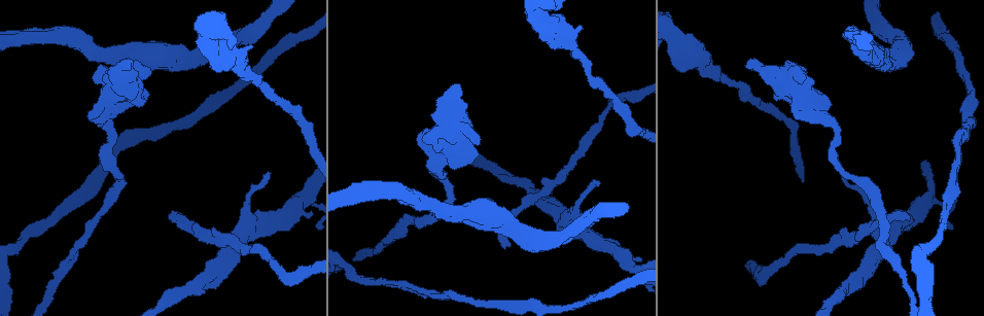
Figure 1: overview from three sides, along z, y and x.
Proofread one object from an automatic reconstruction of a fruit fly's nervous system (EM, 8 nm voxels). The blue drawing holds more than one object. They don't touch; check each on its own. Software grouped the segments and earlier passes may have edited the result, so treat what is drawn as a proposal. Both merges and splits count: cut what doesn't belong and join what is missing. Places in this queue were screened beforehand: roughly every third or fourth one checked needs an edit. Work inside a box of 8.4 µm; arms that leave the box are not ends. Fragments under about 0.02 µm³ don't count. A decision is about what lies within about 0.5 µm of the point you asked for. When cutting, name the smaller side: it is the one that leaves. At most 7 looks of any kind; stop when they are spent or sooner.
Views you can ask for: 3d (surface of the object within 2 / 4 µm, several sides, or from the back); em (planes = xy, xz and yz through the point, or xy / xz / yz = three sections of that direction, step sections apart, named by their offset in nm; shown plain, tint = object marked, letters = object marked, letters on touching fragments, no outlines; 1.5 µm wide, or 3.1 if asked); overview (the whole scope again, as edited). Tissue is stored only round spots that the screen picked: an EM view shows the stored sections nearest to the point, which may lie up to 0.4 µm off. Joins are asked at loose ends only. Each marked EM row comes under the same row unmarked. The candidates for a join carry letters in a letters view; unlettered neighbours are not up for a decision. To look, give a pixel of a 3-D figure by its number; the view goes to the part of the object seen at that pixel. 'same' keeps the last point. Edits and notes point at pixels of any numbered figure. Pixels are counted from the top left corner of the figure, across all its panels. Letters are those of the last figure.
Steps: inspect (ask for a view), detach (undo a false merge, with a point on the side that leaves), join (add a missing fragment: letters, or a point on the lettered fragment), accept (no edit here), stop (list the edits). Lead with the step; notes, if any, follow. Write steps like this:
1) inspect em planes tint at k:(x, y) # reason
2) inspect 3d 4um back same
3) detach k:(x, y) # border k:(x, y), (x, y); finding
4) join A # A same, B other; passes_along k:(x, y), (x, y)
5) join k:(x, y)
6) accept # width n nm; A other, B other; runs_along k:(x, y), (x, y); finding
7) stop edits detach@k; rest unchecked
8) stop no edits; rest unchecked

inspect em planes letters at 1:(509, 246) # long arm stops here

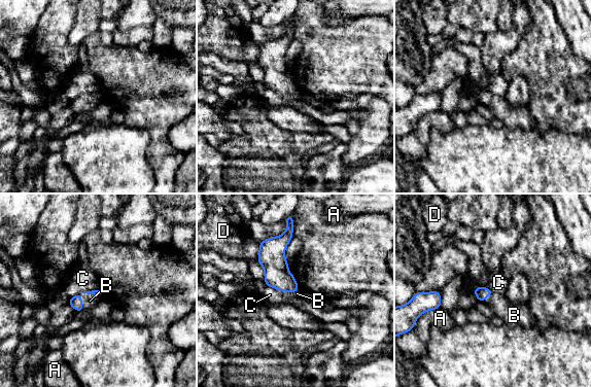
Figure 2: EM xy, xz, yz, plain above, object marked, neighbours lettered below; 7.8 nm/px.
join B # A other, B same, C other, D other; passes_along 2:(75, 302), (83, 291), (90, 301); the neuron continues

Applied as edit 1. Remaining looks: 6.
inspect em planes tint at 1:(832, 162) # sharp bend

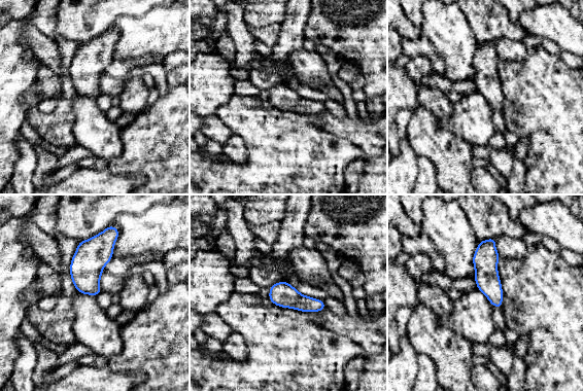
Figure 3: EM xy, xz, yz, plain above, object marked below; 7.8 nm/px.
inspect em planes letters same

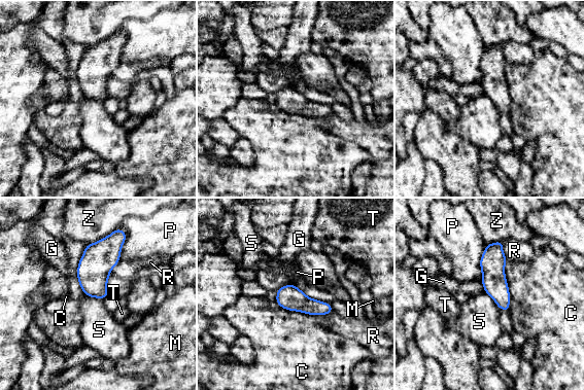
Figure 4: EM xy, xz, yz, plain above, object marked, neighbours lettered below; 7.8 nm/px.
accept # C other, G other, M other, P other, R other, S other, T other, Z other; border 4:(84, 294), (103, 299); one neuron here

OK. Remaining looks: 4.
inspect 3d 4um at 1:(802, 74)

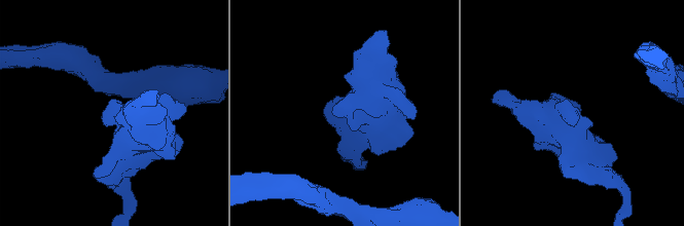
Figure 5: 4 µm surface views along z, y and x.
inspect em planes letters at 5:(103, 114)

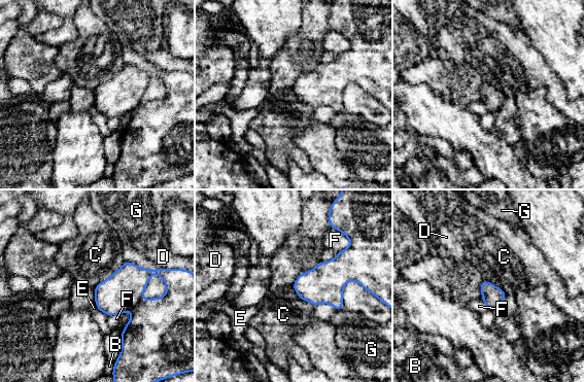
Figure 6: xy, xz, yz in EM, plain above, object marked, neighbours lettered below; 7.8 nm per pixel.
accept # B other, C other, D other, E other, F other, G other; border 6:(125, 261), (109, 277), (94, 287); no lettered fragment goes on from it

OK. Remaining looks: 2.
stop edits join@2; rest unchecked

